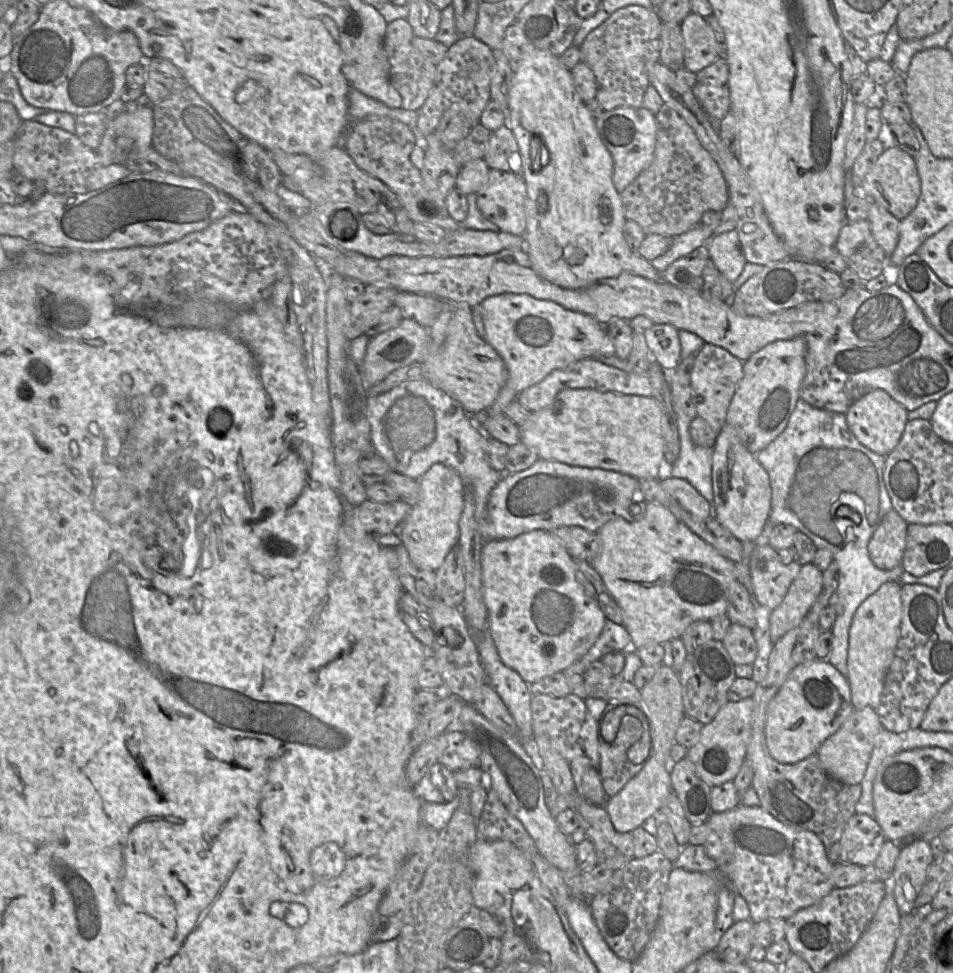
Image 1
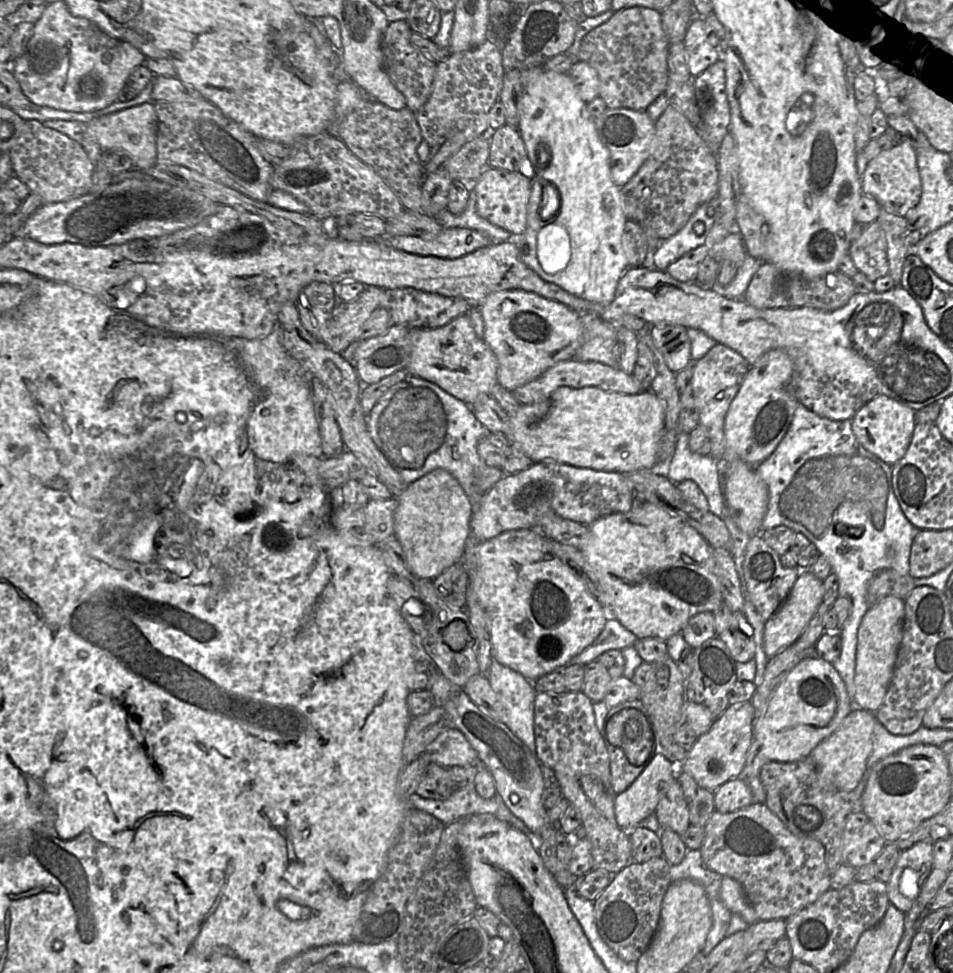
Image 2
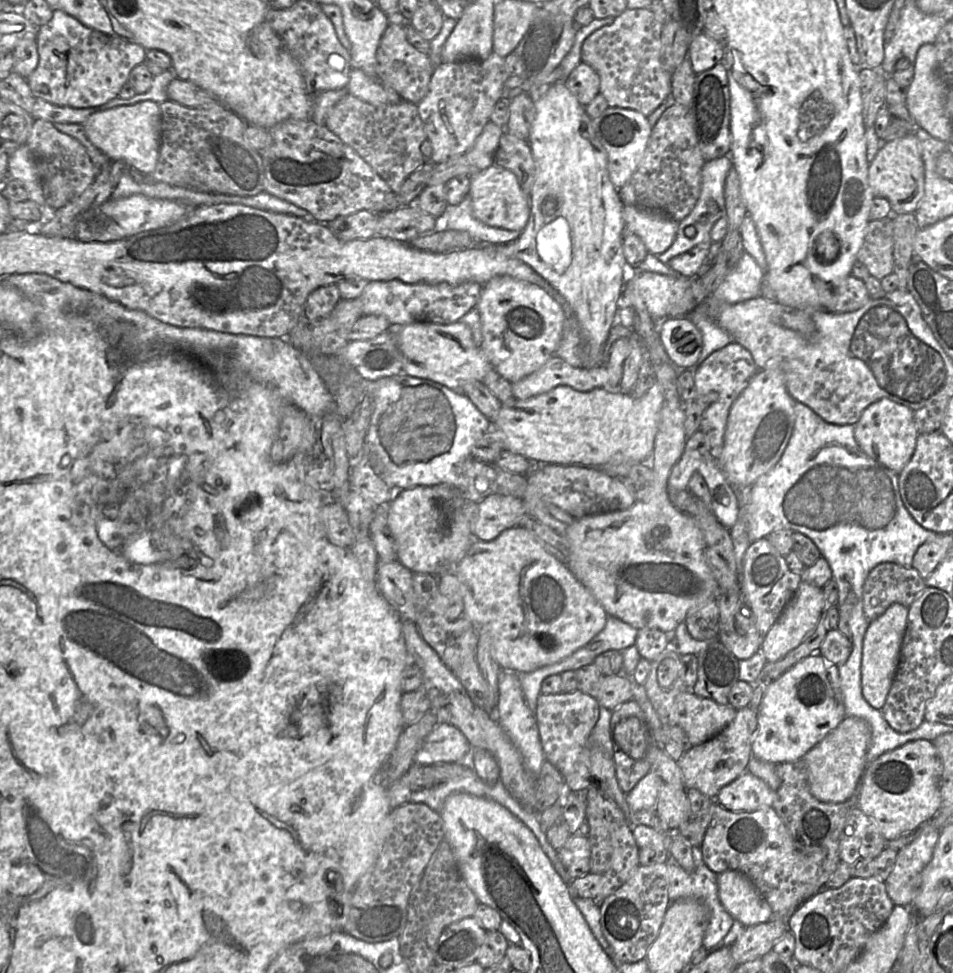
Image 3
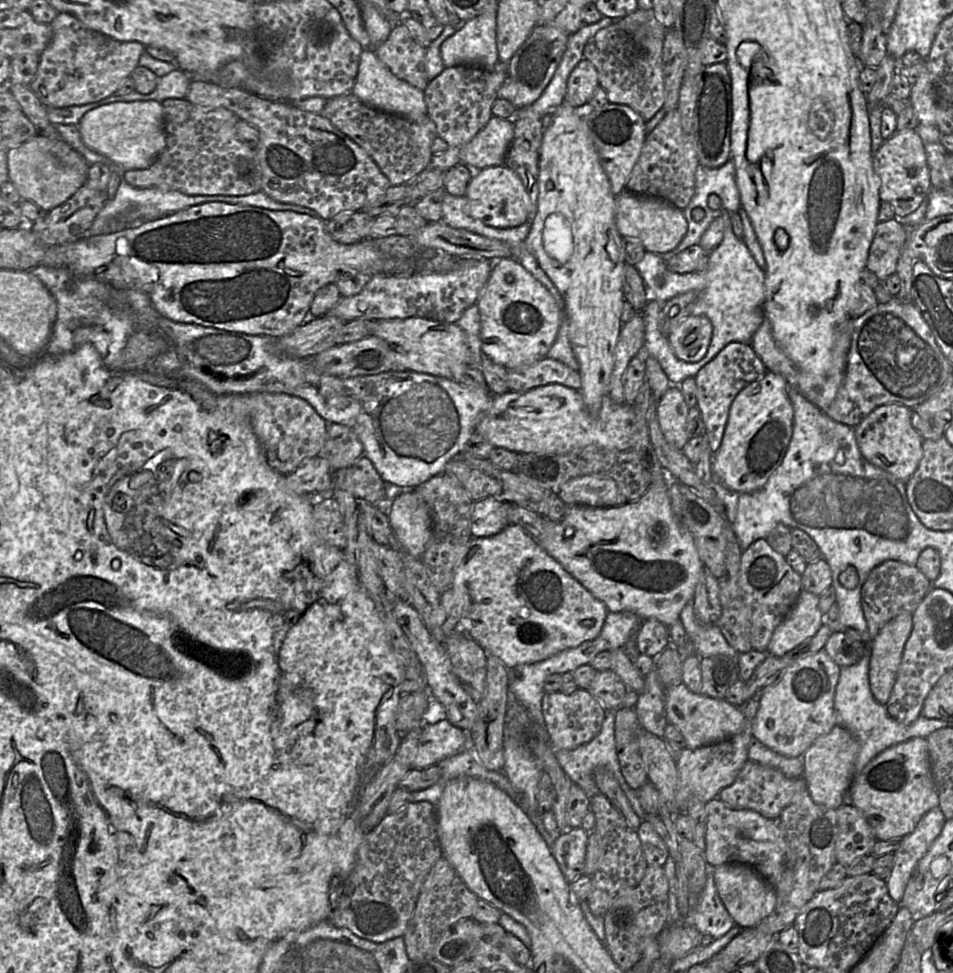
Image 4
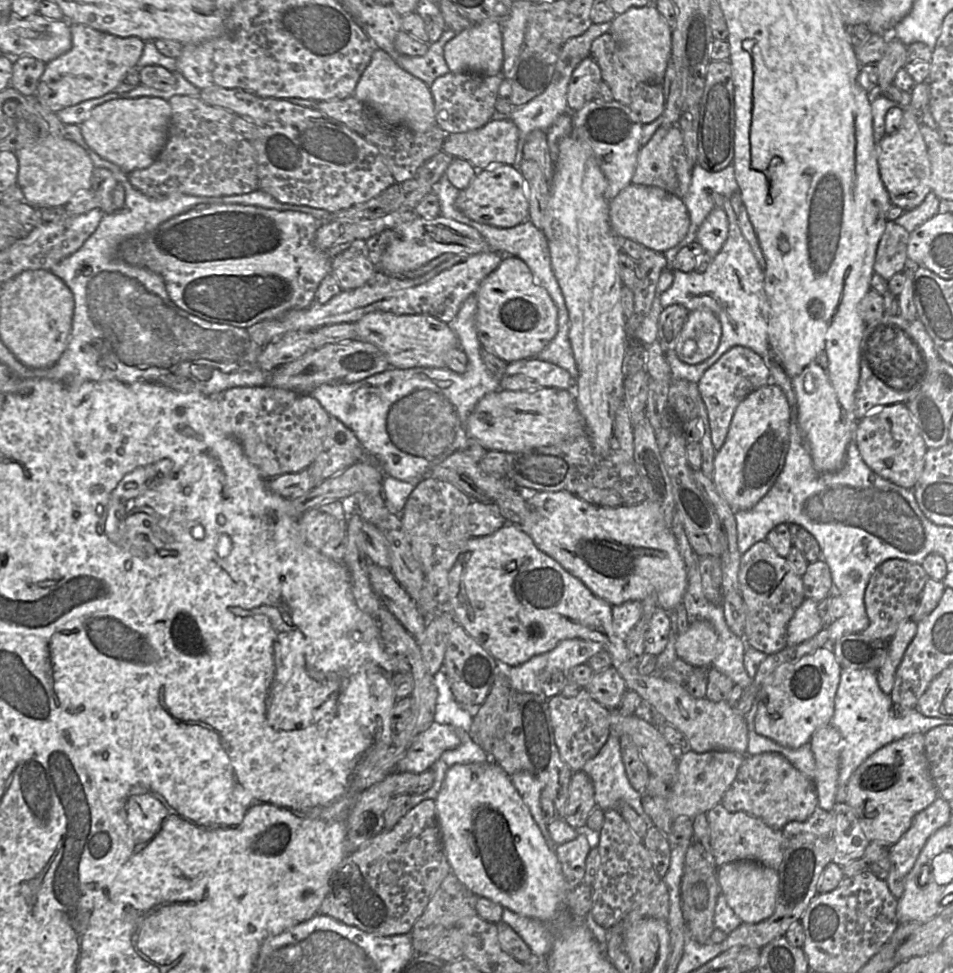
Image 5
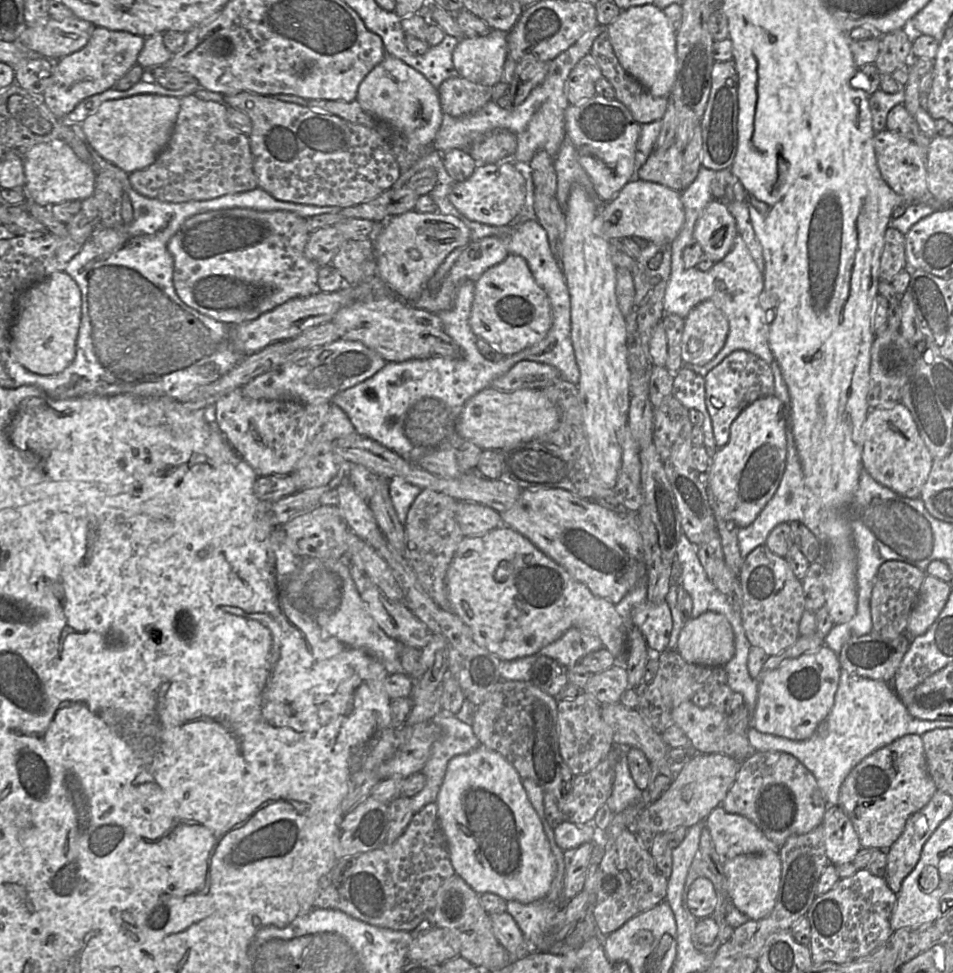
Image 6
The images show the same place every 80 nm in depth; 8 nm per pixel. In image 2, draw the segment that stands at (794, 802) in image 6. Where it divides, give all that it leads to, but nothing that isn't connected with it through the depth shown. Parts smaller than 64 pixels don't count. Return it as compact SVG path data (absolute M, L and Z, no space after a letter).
M740 778L725 782L714 792L714 807L721 813L735 812L753 803L750 787Z

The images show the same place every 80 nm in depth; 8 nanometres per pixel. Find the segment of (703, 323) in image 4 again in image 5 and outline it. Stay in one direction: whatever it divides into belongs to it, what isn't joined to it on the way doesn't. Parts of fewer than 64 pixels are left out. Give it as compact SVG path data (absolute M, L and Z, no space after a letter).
M709 309L689 313L676 344L676 354L688 364L699 364L717 350L722 334L718 317Z

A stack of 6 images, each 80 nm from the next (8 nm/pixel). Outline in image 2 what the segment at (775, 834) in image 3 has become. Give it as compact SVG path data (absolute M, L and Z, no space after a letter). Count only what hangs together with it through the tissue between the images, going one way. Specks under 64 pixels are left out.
M753 803L735 812L714 810L704 826L700 851L703 862L710 870L729 876L742 885L759 920L787 919L831 889L831 873L825 860L824 845L817 840L794 835L765 803Z

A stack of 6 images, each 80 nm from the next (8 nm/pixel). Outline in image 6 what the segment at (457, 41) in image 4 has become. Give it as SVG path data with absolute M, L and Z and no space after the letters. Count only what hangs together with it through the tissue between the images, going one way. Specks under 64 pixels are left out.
M492 29L485 36L459 40L453 50L452 60L459 76L494 87L502 79L507 54L506 33Z

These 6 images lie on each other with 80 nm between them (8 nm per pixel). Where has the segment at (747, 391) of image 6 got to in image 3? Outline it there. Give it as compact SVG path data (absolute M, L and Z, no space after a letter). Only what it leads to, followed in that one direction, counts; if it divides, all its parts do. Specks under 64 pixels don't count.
M736 342L713 352L694 370L696 401L702 408L700 429L709 442L709 456L716 461L722 453L730 408L758 371L751 353Z

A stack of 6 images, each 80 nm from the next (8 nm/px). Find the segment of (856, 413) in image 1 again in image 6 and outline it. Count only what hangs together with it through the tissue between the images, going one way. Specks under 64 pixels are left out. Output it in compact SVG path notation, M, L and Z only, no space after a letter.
M902 402L871 409L862 425L862 441L863 470L904 497L920 497L933 457L921 438L910 411Z

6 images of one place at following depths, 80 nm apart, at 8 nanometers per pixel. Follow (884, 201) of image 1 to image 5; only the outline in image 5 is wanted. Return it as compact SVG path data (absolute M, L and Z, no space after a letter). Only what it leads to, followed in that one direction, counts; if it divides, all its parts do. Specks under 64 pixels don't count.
M910 107L903 109L903 119L900 128L893 134L886 134L876 143L877 163L880 178L889 194L892 205L910 211L918 207L925 197L931 192L931 163L929 160L928 148L920 132L919 116Z

